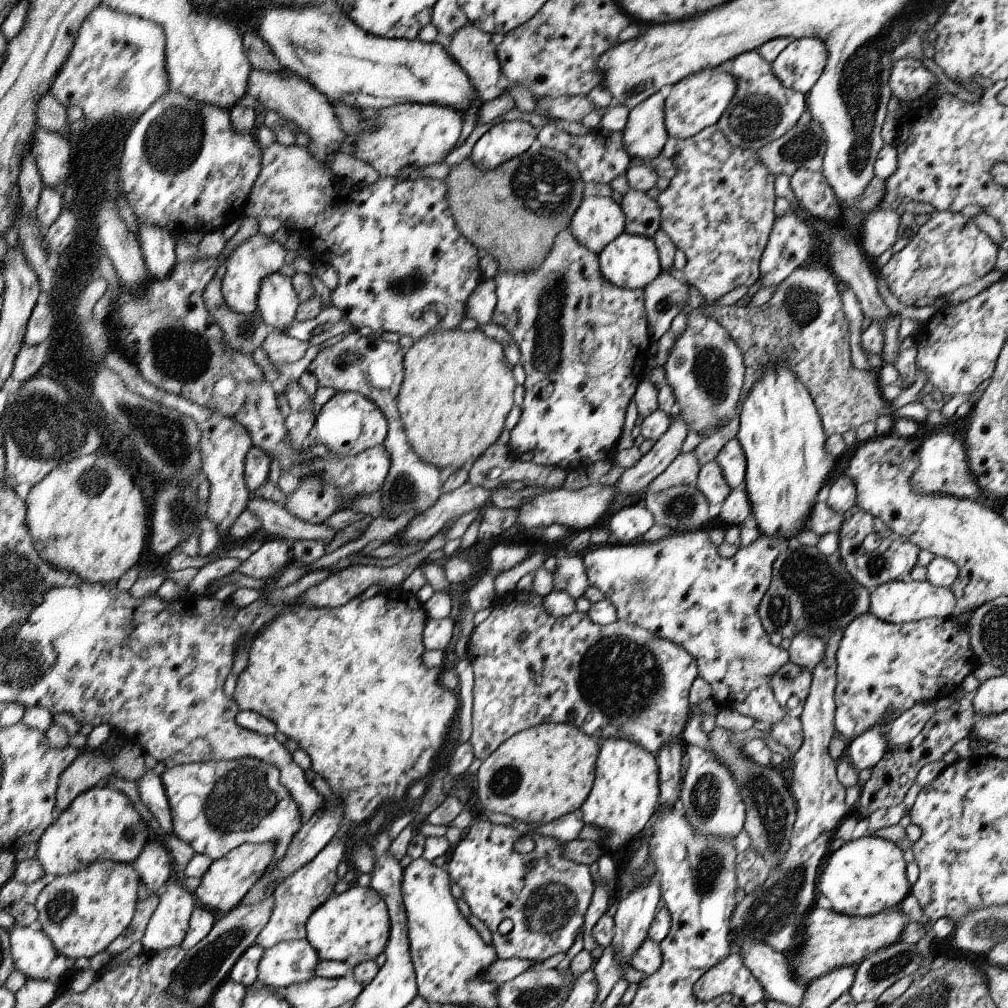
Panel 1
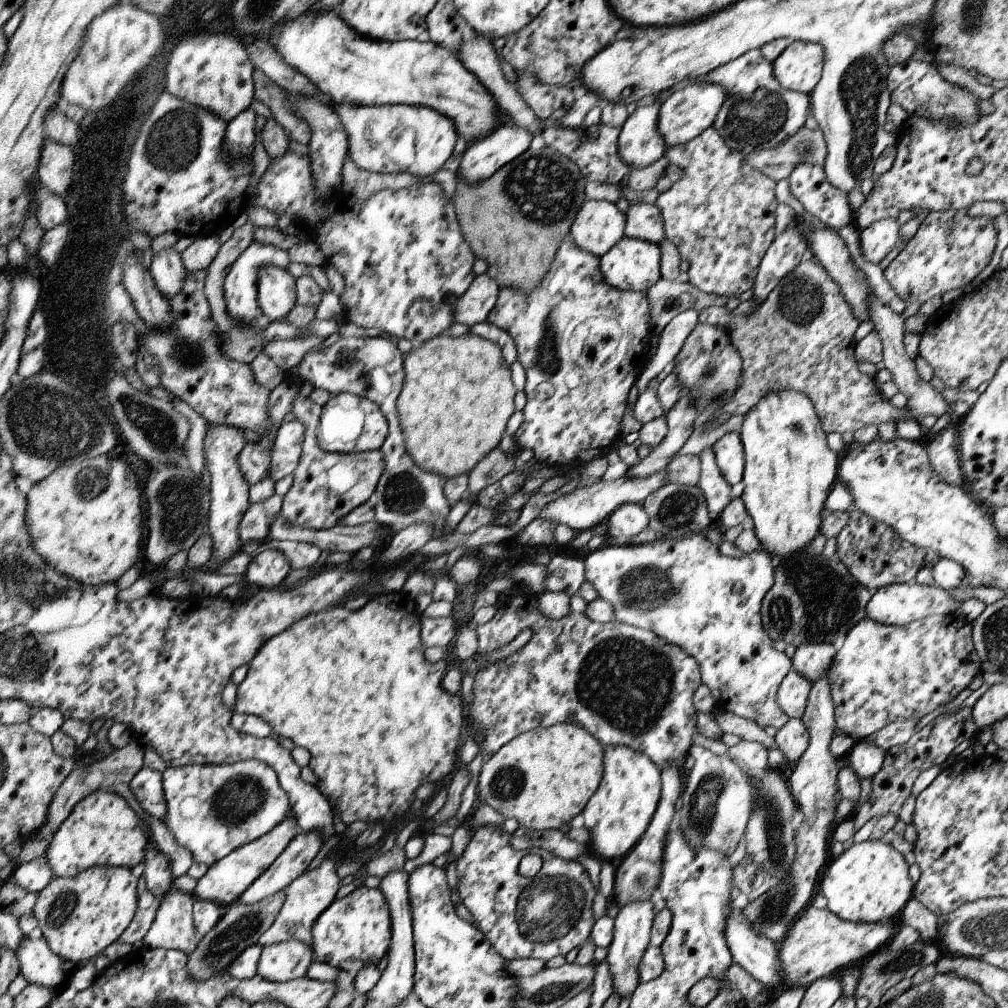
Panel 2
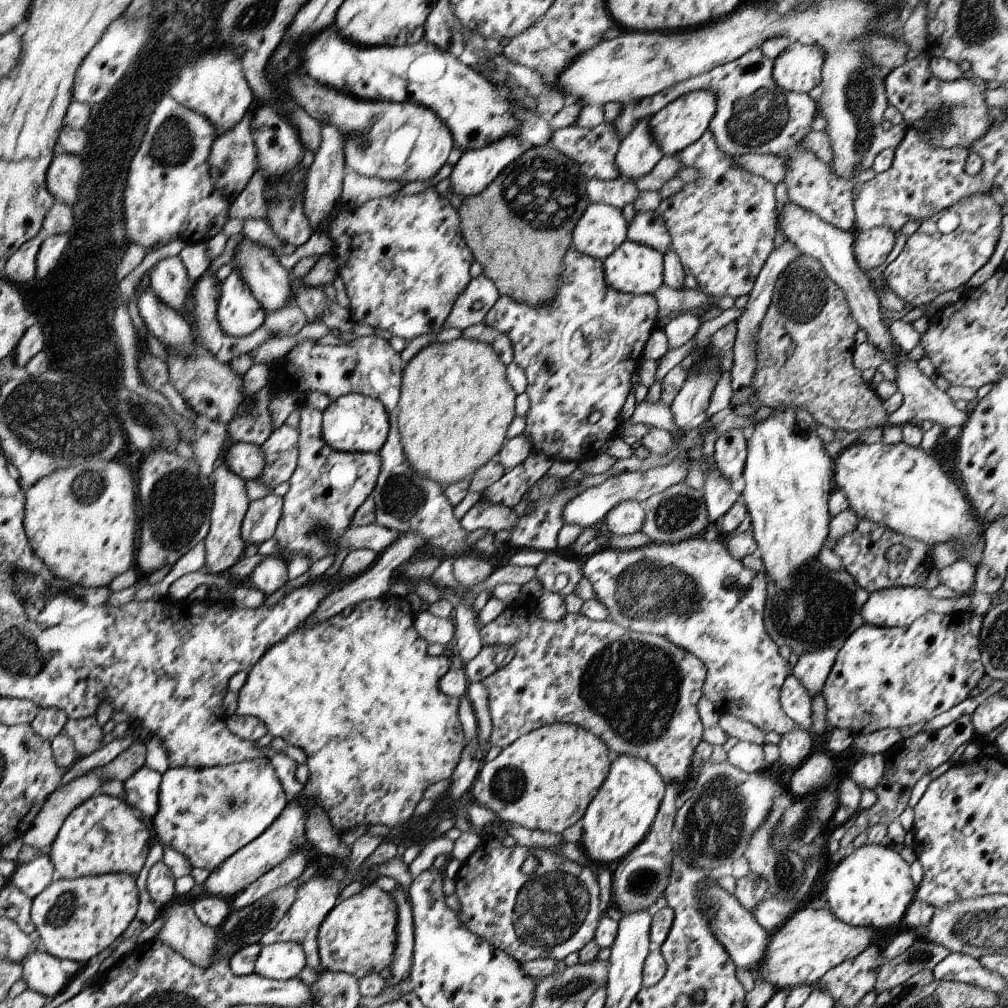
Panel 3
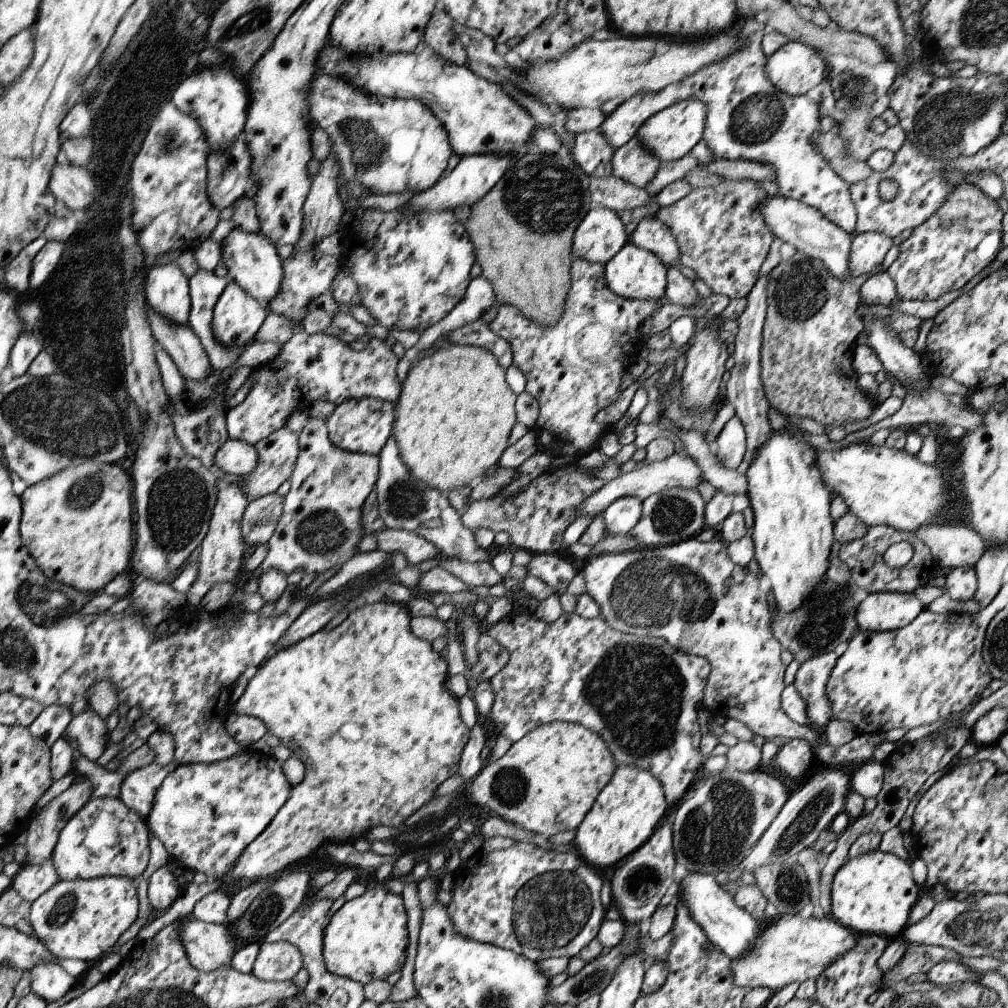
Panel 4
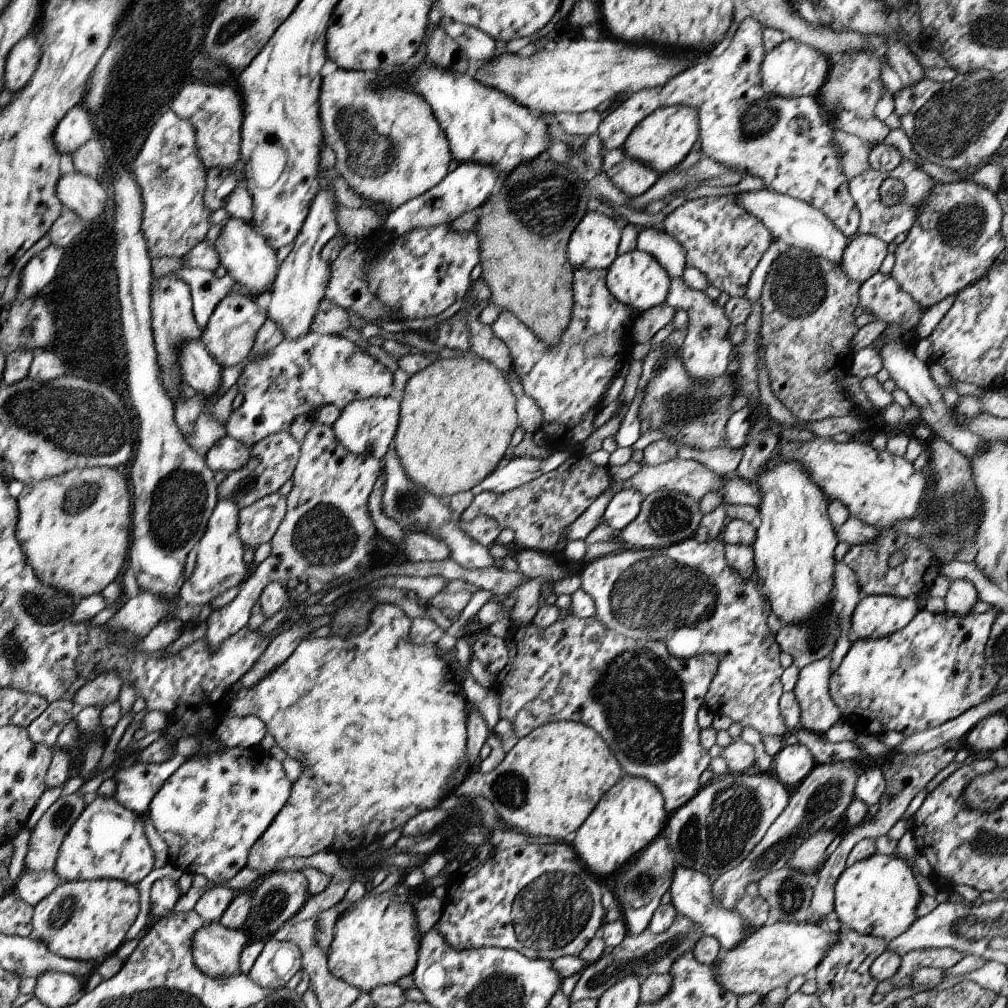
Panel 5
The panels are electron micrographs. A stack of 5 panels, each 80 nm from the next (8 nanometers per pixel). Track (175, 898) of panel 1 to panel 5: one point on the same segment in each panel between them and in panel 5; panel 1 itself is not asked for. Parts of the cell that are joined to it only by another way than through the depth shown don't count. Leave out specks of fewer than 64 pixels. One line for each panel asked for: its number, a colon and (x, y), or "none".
2: (173, 928)
3: (183, 930)
4: (208, 947)
5: (217, 950)

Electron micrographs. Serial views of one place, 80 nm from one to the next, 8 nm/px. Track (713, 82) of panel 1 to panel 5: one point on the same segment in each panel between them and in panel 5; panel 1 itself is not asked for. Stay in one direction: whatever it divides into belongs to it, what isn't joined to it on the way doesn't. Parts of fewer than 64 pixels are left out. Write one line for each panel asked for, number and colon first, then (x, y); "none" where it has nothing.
2: (688, 112)
3: (682, 122)
4: (670, 134)
5: (662, 140)

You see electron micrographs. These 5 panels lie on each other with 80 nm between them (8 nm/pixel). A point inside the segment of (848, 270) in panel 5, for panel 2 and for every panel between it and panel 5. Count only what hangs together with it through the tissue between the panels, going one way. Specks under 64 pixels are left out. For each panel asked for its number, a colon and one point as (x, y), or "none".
2: (876, 241)
3: (871, 247)
4: (867, 251)

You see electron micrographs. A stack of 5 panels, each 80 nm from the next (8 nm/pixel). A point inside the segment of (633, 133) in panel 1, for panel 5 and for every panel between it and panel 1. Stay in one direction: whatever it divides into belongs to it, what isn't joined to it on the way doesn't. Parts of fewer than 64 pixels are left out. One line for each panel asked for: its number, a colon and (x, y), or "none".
2: (640, 144)
3: (638, 153)
4: (632, 163)
5: (632, 177)

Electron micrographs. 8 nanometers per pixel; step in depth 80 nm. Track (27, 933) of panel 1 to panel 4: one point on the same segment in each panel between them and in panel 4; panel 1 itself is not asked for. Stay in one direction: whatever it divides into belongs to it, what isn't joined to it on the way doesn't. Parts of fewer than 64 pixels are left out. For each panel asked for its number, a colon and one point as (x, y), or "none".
2: (40, 966)
3: (42, 972)
4: (48, 980)

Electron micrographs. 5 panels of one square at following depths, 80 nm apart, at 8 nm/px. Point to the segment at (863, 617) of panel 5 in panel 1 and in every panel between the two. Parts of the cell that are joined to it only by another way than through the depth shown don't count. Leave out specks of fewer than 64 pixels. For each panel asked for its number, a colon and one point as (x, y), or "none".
1: (902, 601)
2: (900, 604)
3: (895, 607)
4: (885, 611)

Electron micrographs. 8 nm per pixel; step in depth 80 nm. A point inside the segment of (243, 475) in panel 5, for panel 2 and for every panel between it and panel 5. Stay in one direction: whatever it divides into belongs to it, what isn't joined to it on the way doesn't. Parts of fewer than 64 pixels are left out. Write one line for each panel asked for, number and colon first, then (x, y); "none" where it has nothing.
2: (285, 452)
3: (281, 450)
4: (277, 454)

